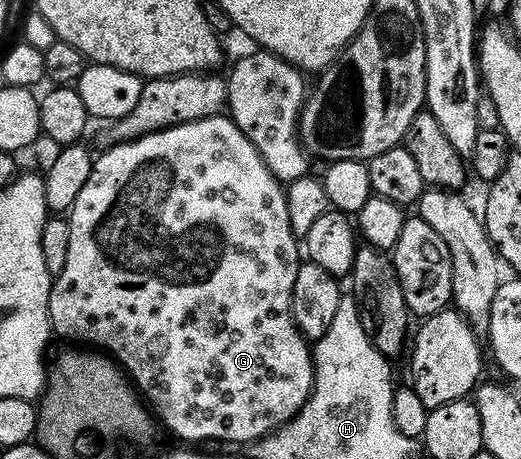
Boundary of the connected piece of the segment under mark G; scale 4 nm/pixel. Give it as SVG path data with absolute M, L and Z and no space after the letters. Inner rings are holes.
M217 115L191 121L190 123L182 123L181 125L171 125L165 129L157 129L155 133L143 133L141 137L134 137L130 141L112 143L107 147L109 149L101 157L99 154L93 160L90 179L86 179L86 187L82 187L82 191L78 191L78 199L74 199L72 208L67 214L67 219L70 223L70 251L66 255L66 267L62 267L62 271L55 274L52 290L48 296L48 323L51 332L55 336L57 333L60 337L69 337L72 340L69 342L87 343L97 350L107 351L111 354L118 362L120 368L128 374L133 386L138 390L157 422L171 436L173 433L174 436L181 437L184 441L246 441L245 443L253 443L265 437L267 433L274 432L280 426L285 425L287 421L292 420L297 411L304 406L306 399L312 394L312 380L314 379L310 341L301 333L297 319L292 316L292 292L294 291L294 281L298 276L302 262L302 249L298 244L295 231L290 227L290 211L286 211L285 186L268 170L262 155L254 147L254 143L250 143L250 139L246 139L246 135L232 122L231 116L228 115Z

